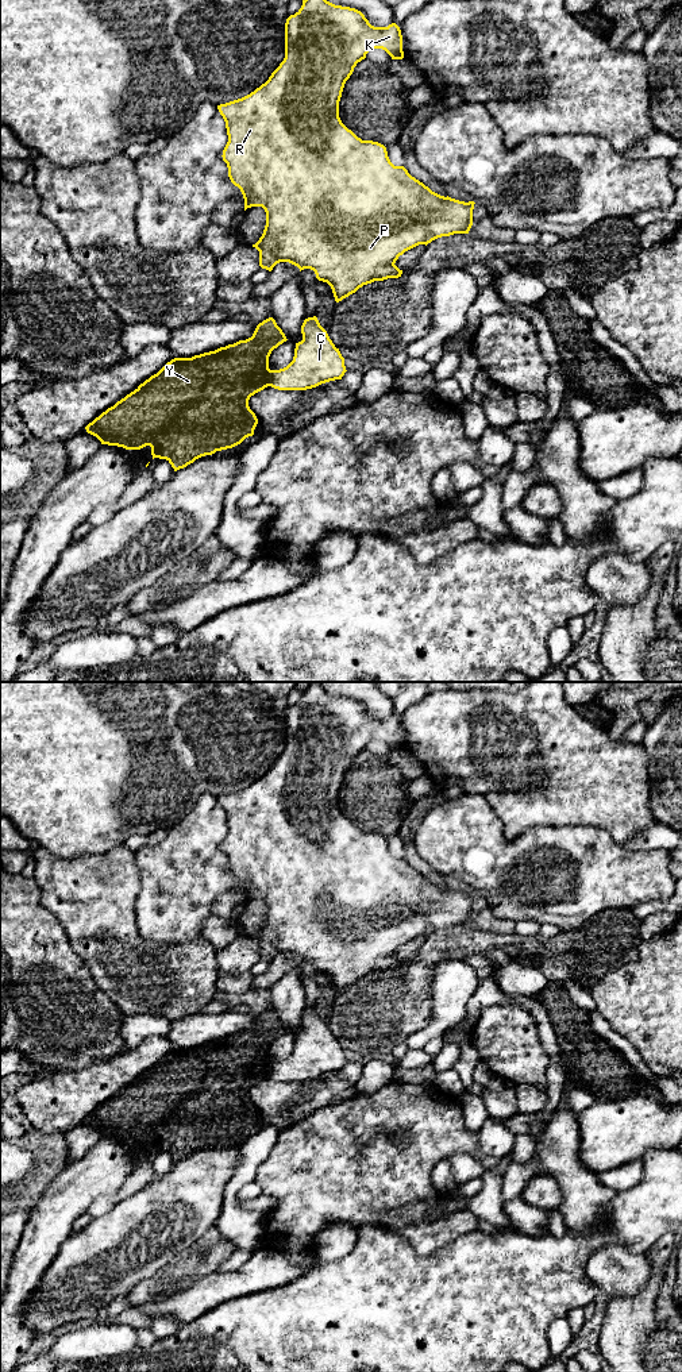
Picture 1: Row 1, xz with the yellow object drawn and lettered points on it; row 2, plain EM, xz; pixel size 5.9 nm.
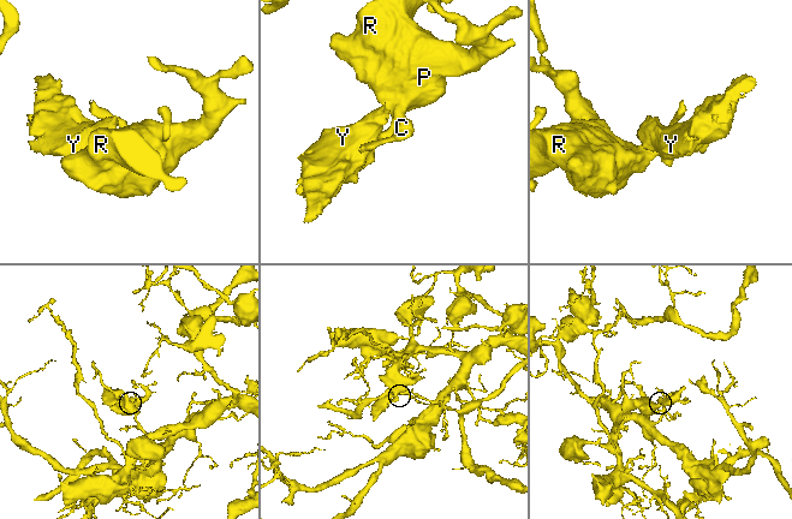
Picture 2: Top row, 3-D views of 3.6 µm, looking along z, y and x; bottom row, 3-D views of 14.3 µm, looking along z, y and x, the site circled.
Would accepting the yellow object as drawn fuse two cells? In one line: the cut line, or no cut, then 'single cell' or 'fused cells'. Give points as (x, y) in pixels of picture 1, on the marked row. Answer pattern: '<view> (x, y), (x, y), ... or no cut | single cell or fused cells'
xz (270, 370), (269, 385) | fused cells

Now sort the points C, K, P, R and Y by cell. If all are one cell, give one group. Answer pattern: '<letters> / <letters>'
C K P R / Y

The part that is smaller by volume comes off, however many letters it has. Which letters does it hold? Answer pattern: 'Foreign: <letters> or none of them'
Foreign: Y

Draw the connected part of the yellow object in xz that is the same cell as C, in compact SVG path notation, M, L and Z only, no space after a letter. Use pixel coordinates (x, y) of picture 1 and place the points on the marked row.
M316 316L301 325L303 340L296 343L293 361L284 369L270 370L269 385L278 390L307 390L342 379L346 366L339 348Z

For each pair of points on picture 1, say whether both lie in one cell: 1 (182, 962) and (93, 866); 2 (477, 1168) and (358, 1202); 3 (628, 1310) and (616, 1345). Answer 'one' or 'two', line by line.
1: one
2: two
3: one

